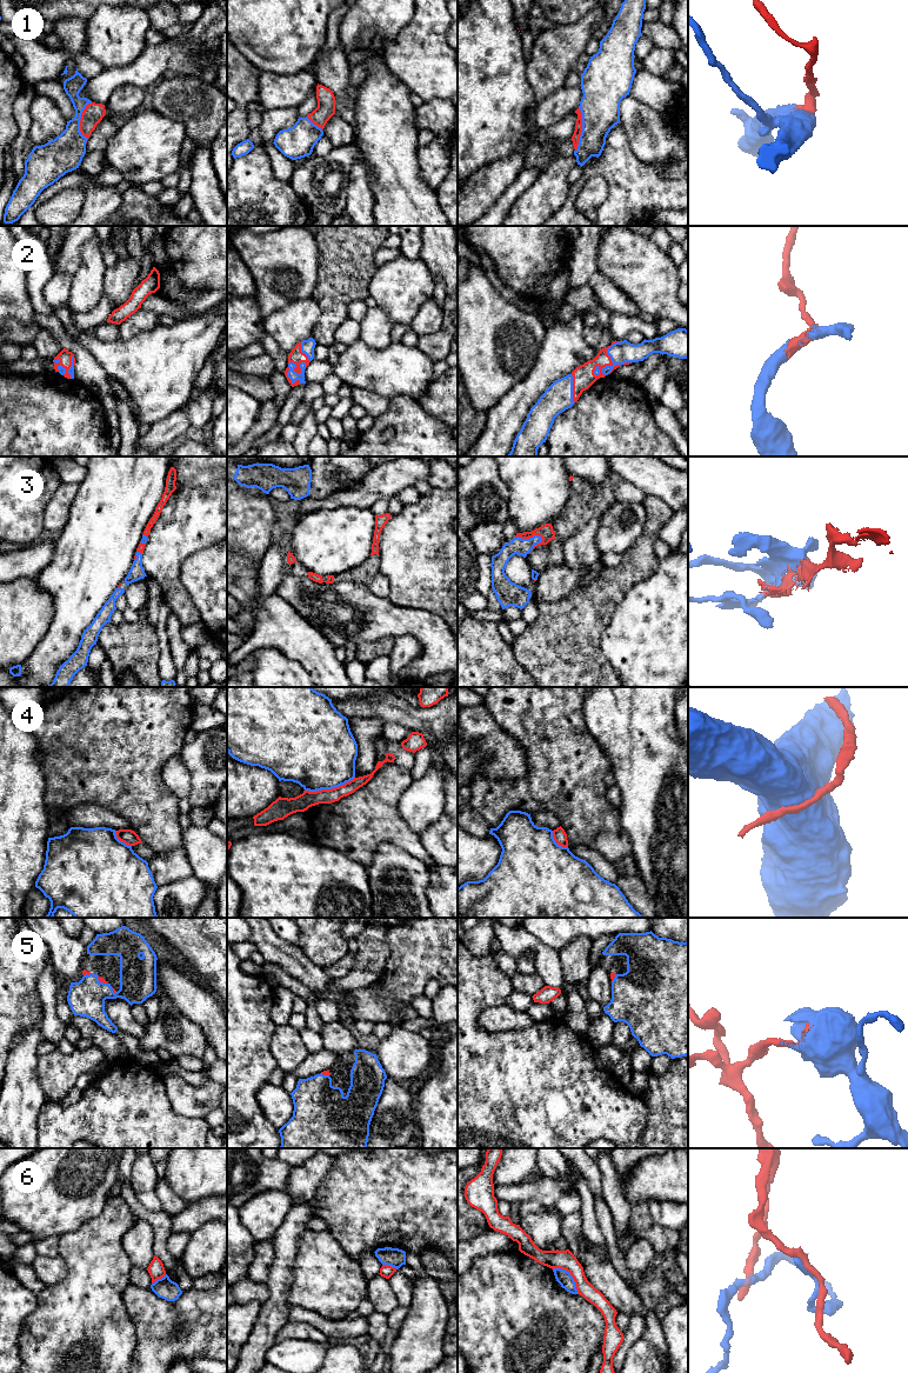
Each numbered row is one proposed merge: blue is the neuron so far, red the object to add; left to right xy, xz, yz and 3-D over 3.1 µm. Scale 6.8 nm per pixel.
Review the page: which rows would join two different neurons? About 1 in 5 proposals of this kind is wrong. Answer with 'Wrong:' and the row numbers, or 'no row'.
Wrong: 6

